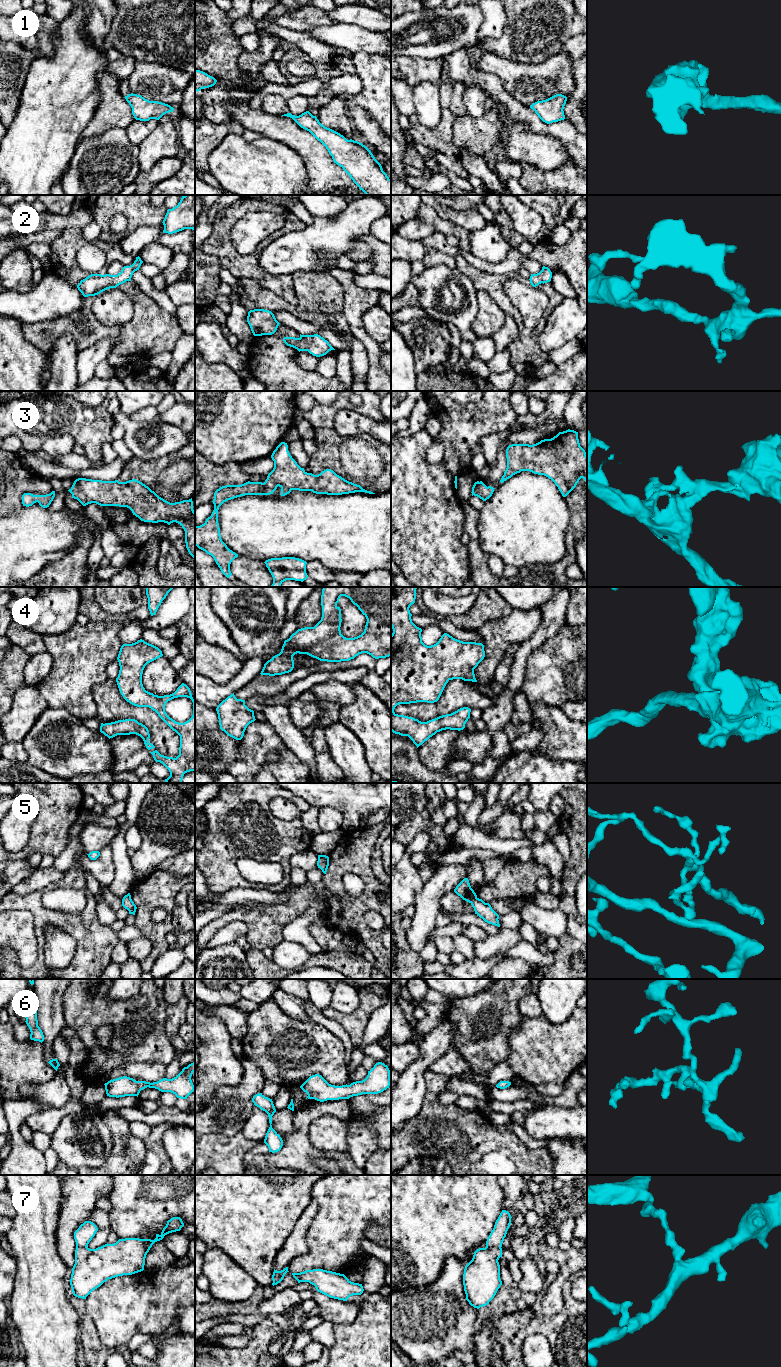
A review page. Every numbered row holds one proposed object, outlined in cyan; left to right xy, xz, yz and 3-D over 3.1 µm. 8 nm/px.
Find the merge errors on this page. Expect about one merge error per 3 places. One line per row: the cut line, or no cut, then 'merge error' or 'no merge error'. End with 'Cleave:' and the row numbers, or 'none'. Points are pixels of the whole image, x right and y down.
1: cut none; no merge error
2: cut none; no merge error
3: cut none; no merge error
4: cut none; no merge error
5: cut none; no merge error
6: cut none; no merge error
7: cut yz (486, 1246), (500, 1248); merge error
Cleave: 7

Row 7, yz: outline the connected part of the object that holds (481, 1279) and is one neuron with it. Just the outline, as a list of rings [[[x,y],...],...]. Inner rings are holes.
[[[479,1248],[465,1266],[464,1291],[466,1300],[474,1308],[488,1305],[502,1285],[498,1262],[500,1257],[502,1248]]]

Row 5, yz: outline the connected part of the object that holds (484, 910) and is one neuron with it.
[[[464,878],[454,889],[454,892],[463,900],[469,902],[474,908],[475,914],[485,922],[500,927],[499,915],[492,909],[489,903],[479,899],[471,888],[468,878]]]

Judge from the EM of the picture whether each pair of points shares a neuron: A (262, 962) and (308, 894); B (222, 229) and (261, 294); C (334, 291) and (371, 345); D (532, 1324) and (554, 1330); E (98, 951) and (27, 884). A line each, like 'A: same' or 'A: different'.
A: different
B: different
C: different
D: same
E: different

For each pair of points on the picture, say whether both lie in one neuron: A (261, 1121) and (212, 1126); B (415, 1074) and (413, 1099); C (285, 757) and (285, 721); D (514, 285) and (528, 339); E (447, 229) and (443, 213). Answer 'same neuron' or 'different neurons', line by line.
A: different neurons
B: same neuron
C: different neurons
D: different neurons
E: different neurons

